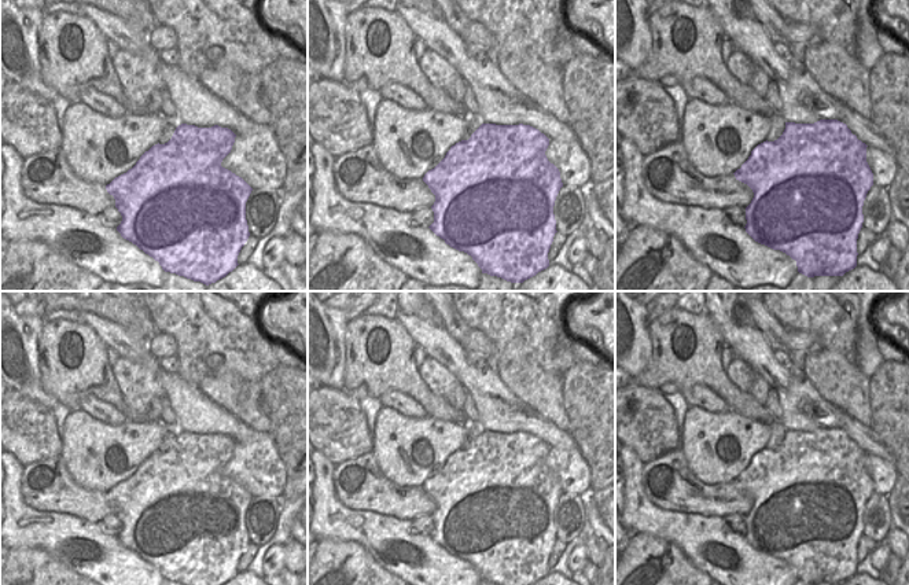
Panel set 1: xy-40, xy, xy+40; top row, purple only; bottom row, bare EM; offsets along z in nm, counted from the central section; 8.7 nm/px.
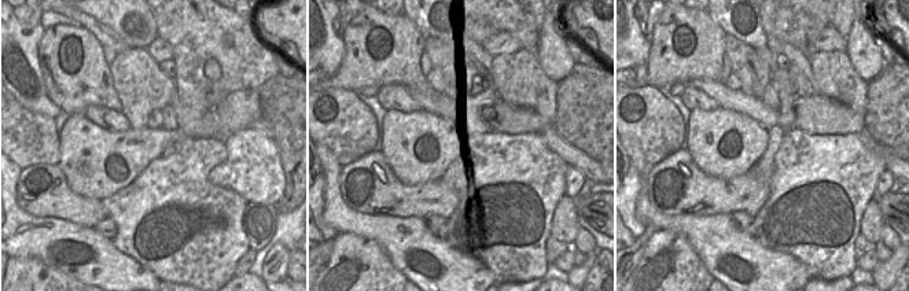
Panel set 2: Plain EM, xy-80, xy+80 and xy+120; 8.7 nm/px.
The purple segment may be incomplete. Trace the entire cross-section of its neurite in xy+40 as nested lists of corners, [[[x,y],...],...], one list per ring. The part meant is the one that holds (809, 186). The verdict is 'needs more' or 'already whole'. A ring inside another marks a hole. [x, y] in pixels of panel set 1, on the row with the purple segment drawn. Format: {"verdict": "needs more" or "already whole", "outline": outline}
{"verdict": "already whole", "outline": [[[838,119],[785,122],[777,140],[758,144],[733,173],[754,192],[746,207],[746,232],[755,242],[790,255],[796,261],[798,272],[807,277],[843,276],[854,269],[862,206],[873,185],[866,147]]]}

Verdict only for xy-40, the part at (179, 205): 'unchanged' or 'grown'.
unchanged

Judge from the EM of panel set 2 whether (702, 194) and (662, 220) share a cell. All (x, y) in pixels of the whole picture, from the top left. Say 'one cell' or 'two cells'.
two cells

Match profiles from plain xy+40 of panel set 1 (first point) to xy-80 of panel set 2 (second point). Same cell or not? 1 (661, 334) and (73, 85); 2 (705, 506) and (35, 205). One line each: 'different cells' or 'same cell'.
1: same cell
2: same cell

